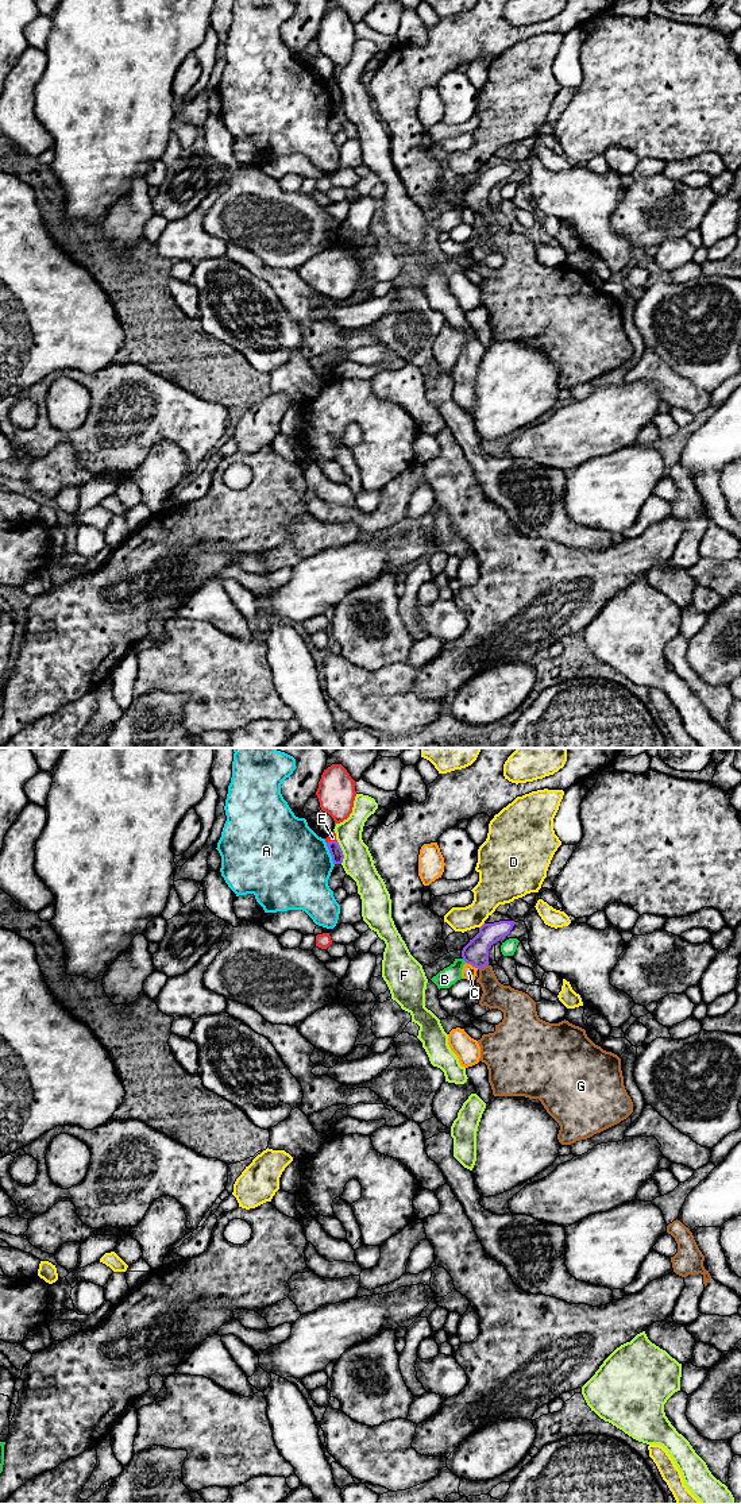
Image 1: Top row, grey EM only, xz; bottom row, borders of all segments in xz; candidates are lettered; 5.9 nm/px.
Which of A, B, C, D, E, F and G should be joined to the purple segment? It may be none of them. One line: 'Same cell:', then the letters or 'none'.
Same cell: G

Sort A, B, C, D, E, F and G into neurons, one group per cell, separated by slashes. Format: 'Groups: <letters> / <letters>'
Groups: A / B / C / D / E / F / G

